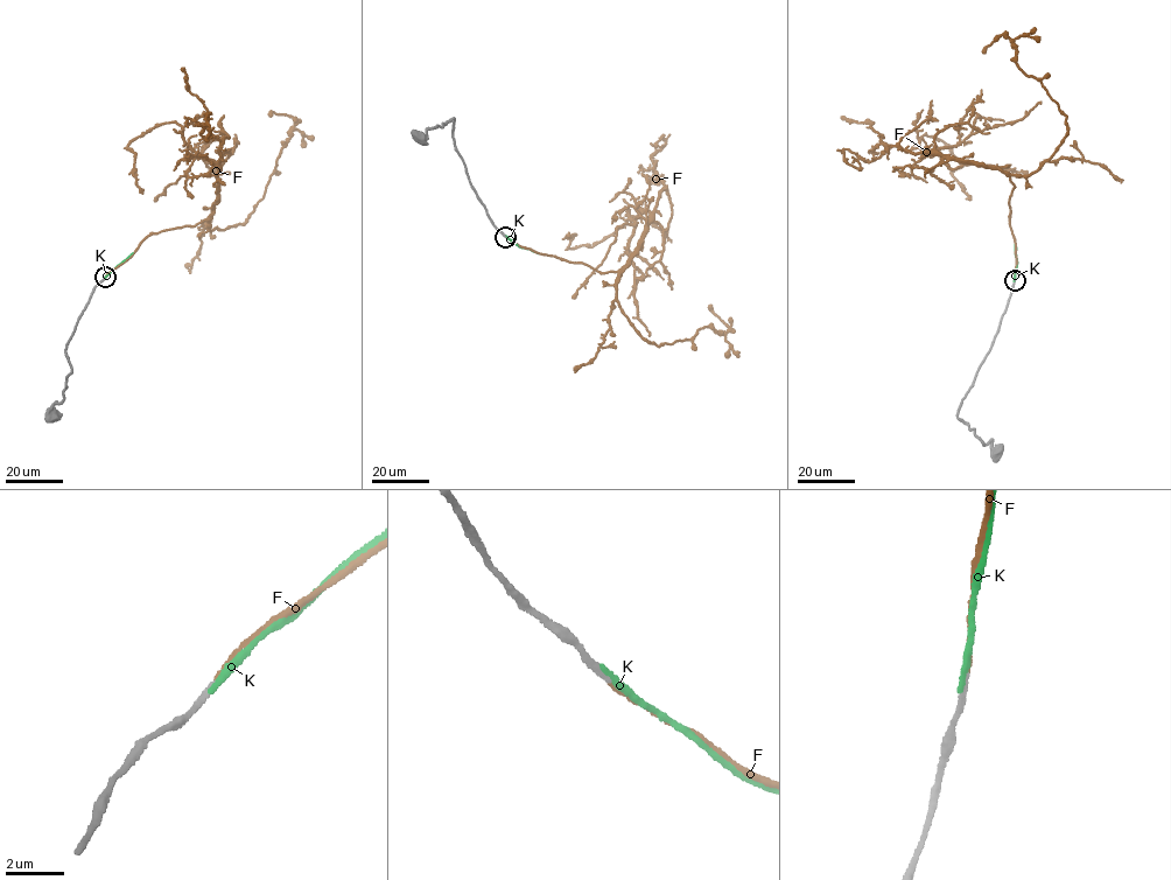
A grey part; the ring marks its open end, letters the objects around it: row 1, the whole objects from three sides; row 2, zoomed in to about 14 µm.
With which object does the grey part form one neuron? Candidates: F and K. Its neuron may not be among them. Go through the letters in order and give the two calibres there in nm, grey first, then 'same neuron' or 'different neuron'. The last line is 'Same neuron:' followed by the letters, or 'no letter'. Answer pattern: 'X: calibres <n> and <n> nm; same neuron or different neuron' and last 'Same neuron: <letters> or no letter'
F: calibres 170 and 110 nm; same neuron
K: calibres 200 and 240 nm; different neuron
Same neuron: F

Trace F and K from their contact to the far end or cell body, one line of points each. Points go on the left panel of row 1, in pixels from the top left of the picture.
F: (105, 277), (148, 236), (207, 220), (218, 170), (188, 146), (180, 125), (158, 125), (127, 148), (142, 194)
K: (105, 278), (133, 252)

